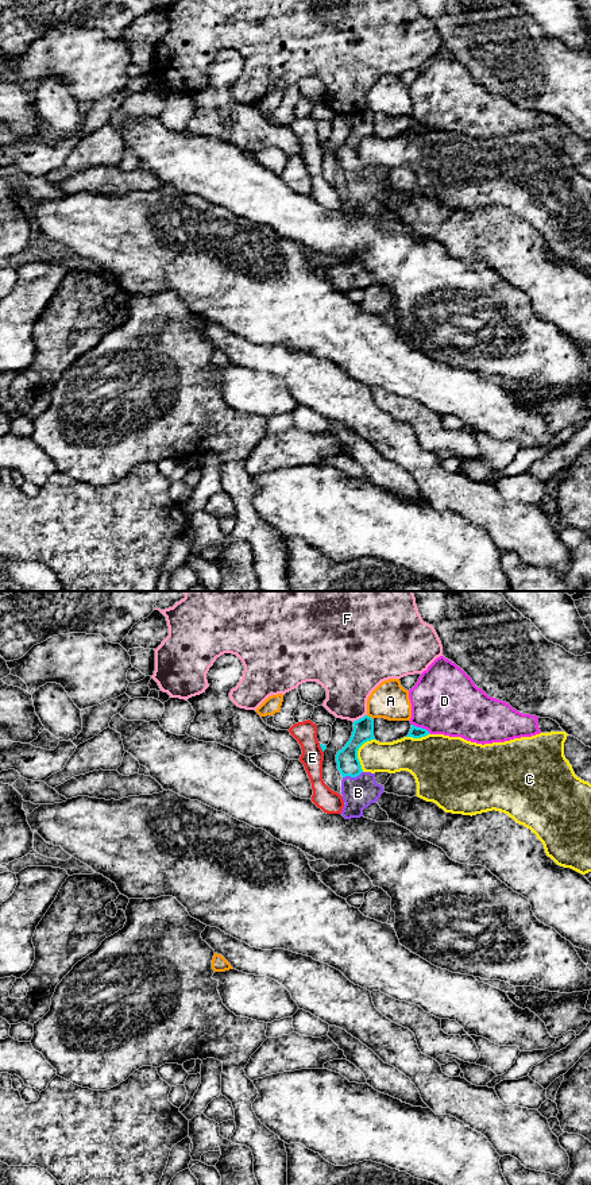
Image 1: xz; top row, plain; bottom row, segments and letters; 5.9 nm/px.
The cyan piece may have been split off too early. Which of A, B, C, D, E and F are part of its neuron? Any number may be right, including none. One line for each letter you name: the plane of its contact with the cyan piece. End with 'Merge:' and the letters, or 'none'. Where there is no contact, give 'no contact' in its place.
B: contact in xz
Merge: B

